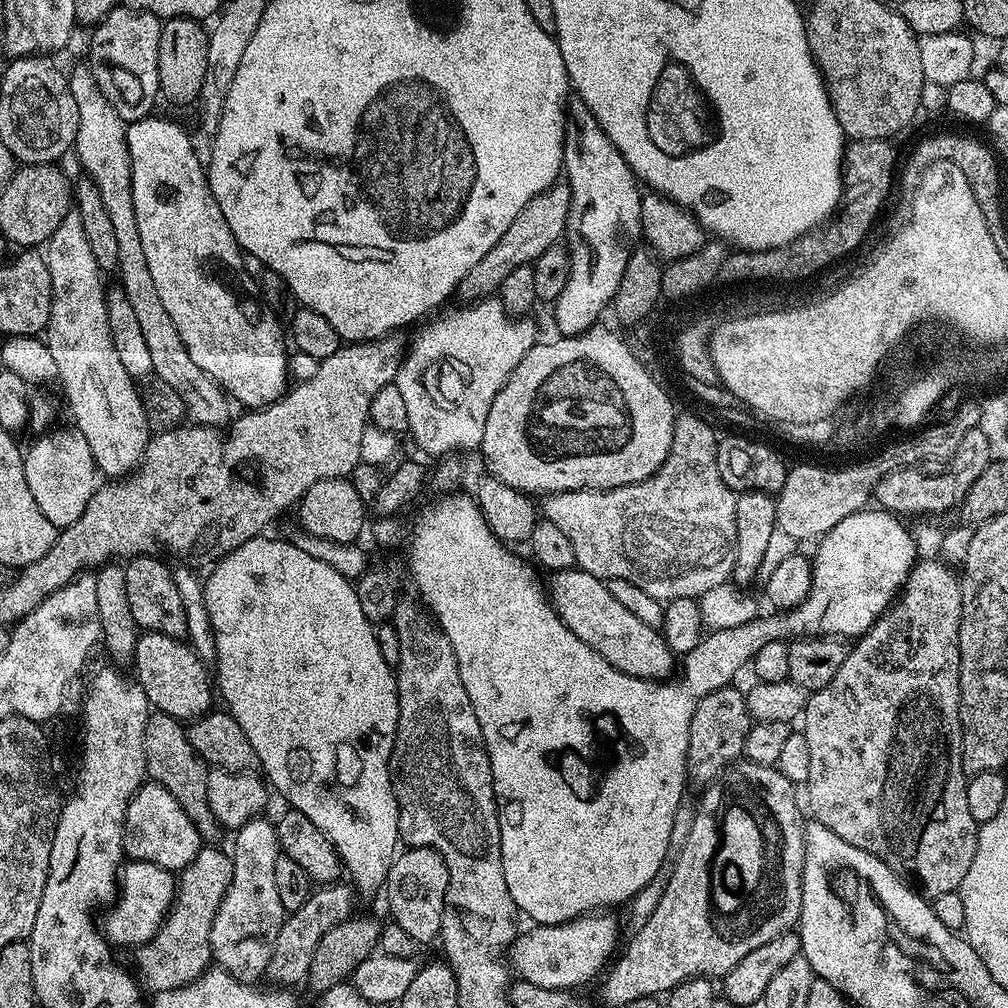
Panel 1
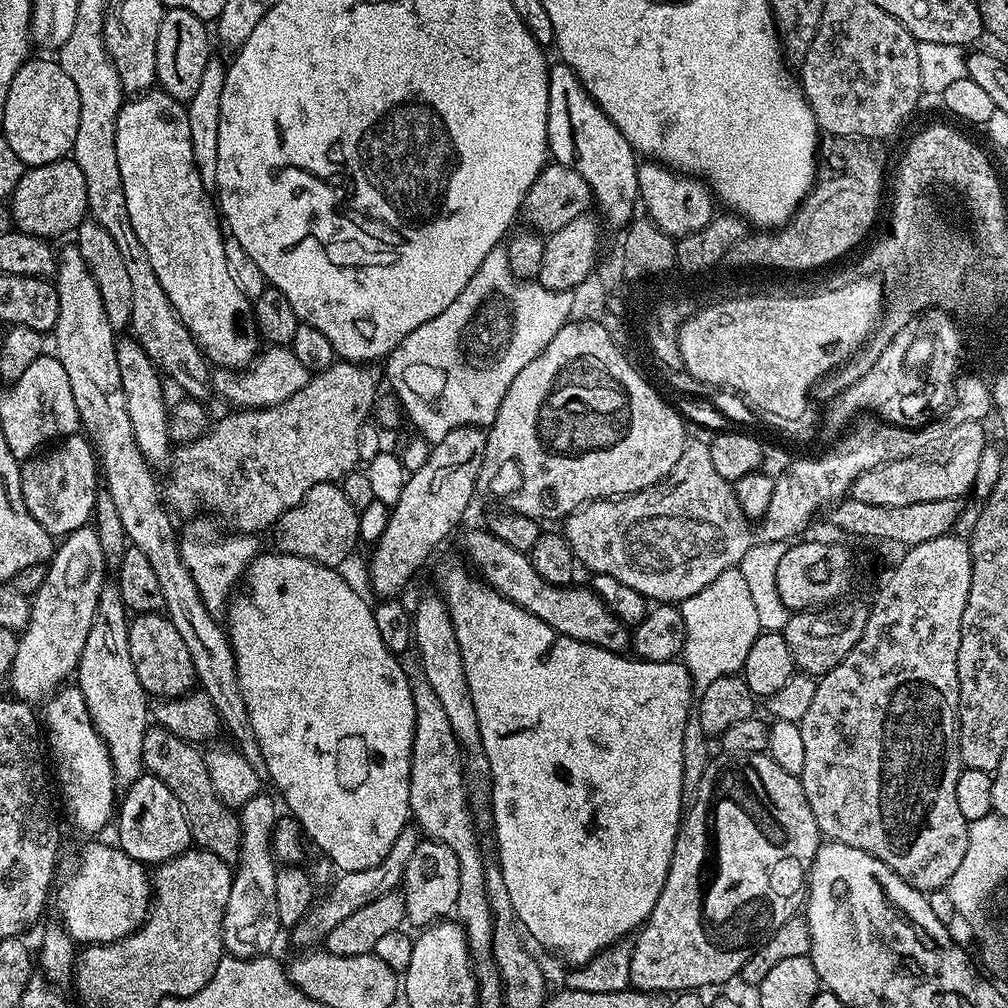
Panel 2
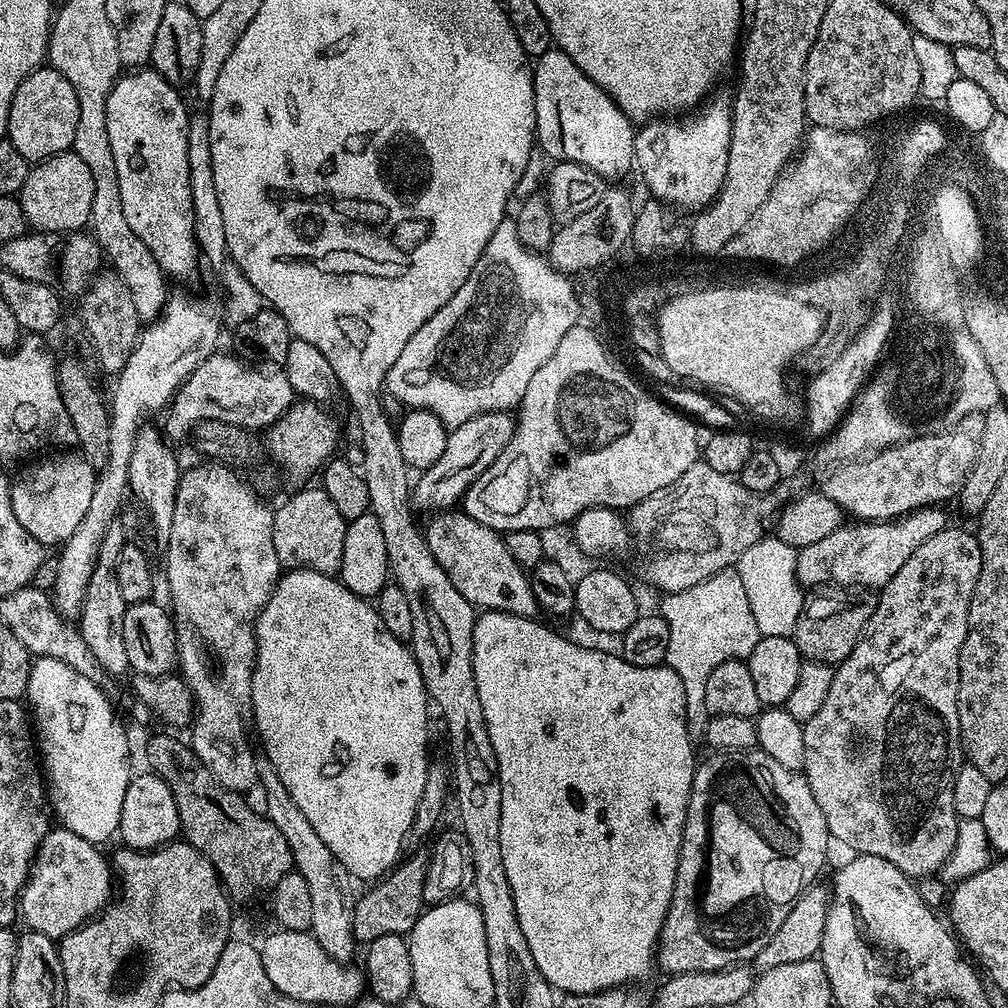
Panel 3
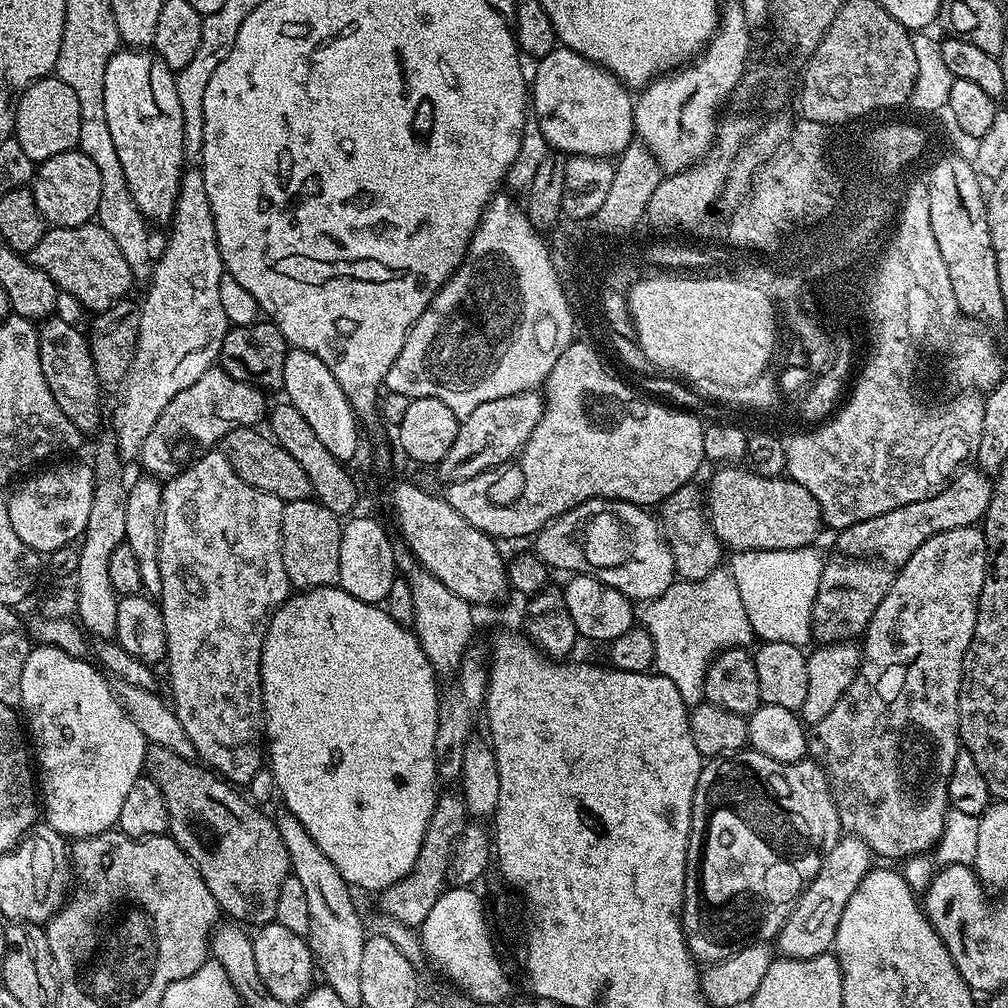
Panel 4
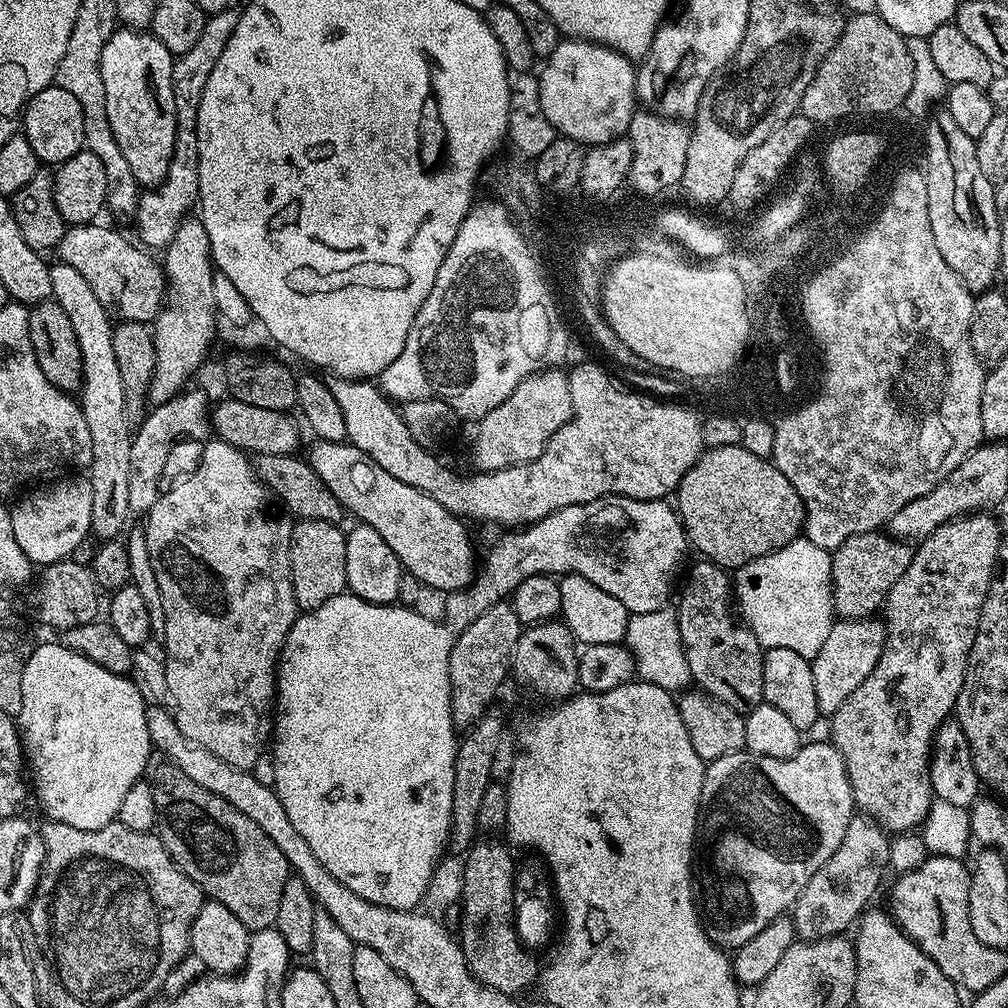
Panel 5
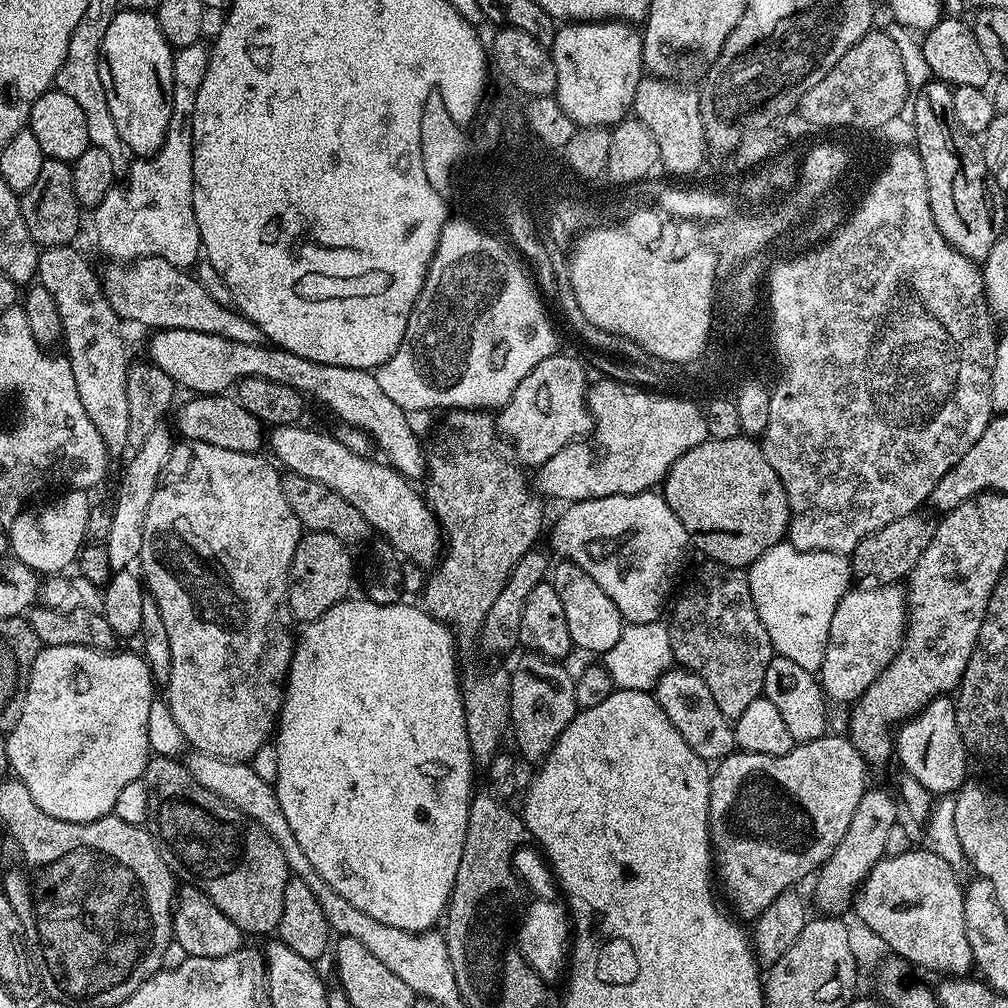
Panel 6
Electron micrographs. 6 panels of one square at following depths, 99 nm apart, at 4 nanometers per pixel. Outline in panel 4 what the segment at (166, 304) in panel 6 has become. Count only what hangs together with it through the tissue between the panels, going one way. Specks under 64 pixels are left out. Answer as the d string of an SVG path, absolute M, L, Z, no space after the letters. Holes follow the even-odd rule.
M98 222L69 228L49 227L43 234L38 246L27 252L30 263L49 275L59 291L76 298L91 313L105 312L106 309L123 301L134 285L134 277L122 250L114 243L114 238L102 230Z

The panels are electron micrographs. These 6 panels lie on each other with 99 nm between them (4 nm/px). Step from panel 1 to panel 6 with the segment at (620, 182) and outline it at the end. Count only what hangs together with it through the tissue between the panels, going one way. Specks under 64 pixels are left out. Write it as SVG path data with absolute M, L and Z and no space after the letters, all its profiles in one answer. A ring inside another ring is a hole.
M589 20L568 22L557 27L550 55L556 71L554 97L560 108L581 128L608 128L620 123L629 115L638 82L646 69L642 58L642 36L631 23L622 20Z

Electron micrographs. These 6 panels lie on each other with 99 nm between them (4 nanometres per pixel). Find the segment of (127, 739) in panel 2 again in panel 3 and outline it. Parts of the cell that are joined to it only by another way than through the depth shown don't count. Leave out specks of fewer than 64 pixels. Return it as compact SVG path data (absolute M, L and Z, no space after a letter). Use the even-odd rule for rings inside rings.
M111 524L102 534L102 546L98 546L94 574L90 574L90 586L86 586L84 606L78 617L78 627L82 638L86 638L86 646L94 650L94 658L98 658L105 672L113 678L119 678L123 672L129 671L126 641L122 638L122 618L129 604L122 598L122 589L118 587L118 558L126 543L122 524Z

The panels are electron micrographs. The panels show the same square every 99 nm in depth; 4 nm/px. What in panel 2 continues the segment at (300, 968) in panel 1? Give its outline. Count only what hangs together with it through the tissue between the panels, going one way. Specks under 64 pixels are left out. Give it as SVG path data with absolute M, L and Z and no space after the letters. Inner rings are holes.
M405 826L402 834L398 834L390 854L386 854L386 858L382 858L382 862L378 862L378 866L370 866L365 872L362 870L340 872L327 889L329 892L321 900L319 897L313 903L311 910L291 928L290 936L292 936L293 942L300 947L300 950L315 949L317 946L323 945L324 938L330 934L330 930L334 930L334 926L338 926L338 922L350 918L350 914L354 914L354 910L362 910L362 906L366 906L366 902L374 902L374 898L382 898L386 894L397 891L404 879L406 865L414 855L414 850L418 850L420 843L422 843L420 829L415 826Z

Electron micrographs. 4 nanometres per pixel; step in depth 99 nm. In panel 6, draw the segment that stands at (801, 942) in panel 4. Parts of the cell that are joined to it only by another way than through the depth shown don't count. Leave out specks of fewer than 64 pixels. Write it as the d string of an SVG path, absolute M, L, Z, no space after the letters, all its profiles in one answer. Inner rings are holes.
M869 787L862 794L858 807L854 810L854 818L850 818L850 830L842 834L842 842L830 854L830 858L820 867L816 880L816 904L824 914L844 914L853 903L857 888L864 883L870 870L883 860L886 850L886 837L890 829L898 822L898 800L884 788Z

